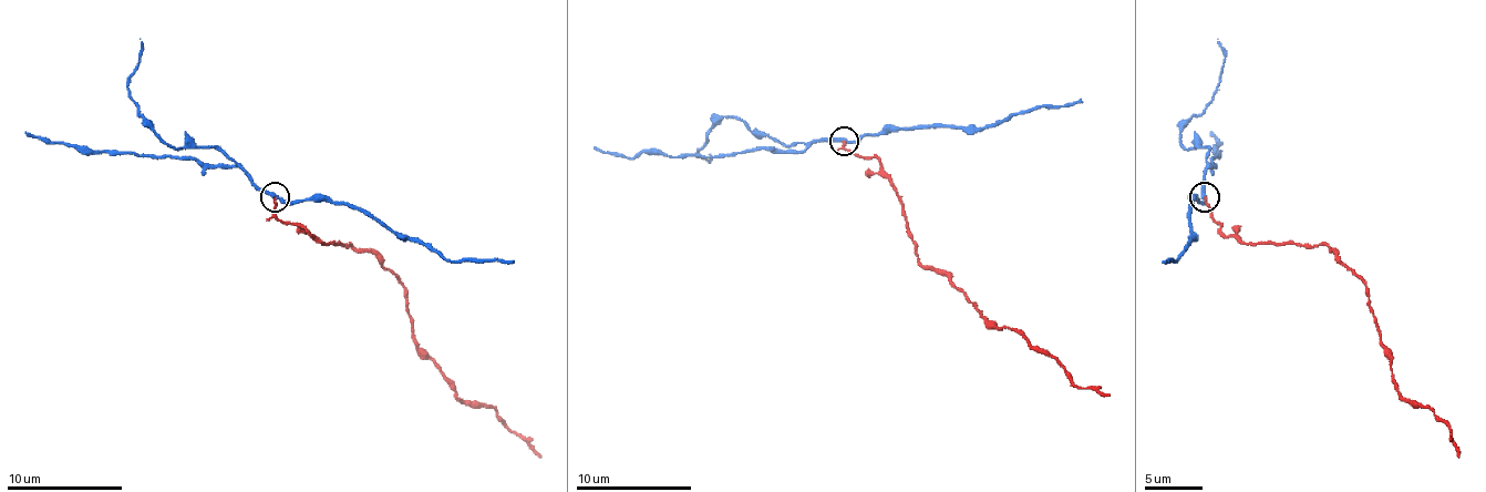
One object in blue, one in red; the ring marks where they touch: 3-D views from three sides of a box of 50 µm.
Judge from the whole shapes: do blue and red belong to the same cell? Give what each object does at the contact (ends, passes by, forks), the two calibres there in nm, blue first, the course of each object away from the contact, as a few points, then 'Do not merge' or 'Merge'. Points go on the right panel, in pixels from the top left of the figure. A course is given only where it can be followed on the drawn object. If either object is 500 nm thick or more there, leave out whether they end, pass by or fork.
At the ring blue passes by. At the ring red ends. Thickness 240 nm (blue) against 170 nm. Course of blue: (1205, 196), (1208, 150), (1199, 146), (1188, 150), (1182, 132), (1217, 89), (1226, 60), (1217, 39). Course of red: (1205, 196), (1226, 234), (1246, 243), (1327, 246), (1368, 286), (1394, 388), (1450, 426), (1457, 458). Do not merge

